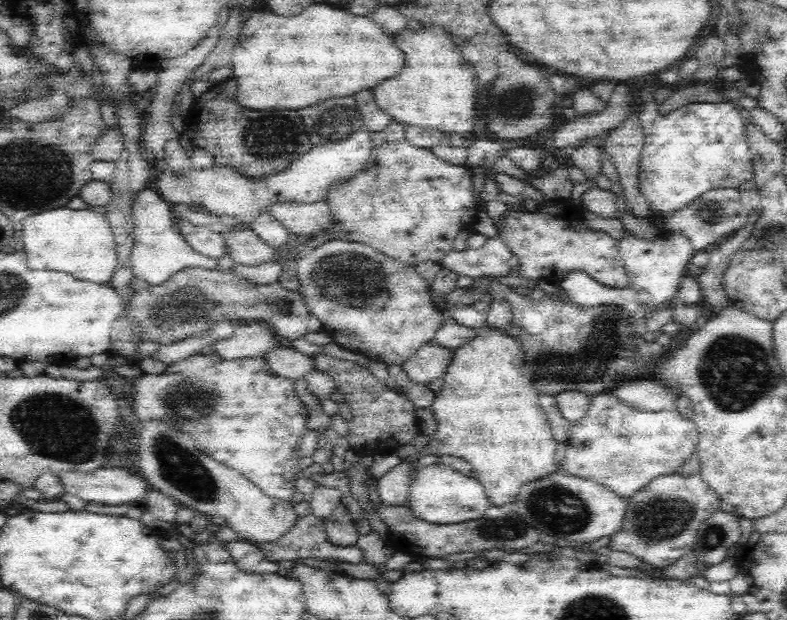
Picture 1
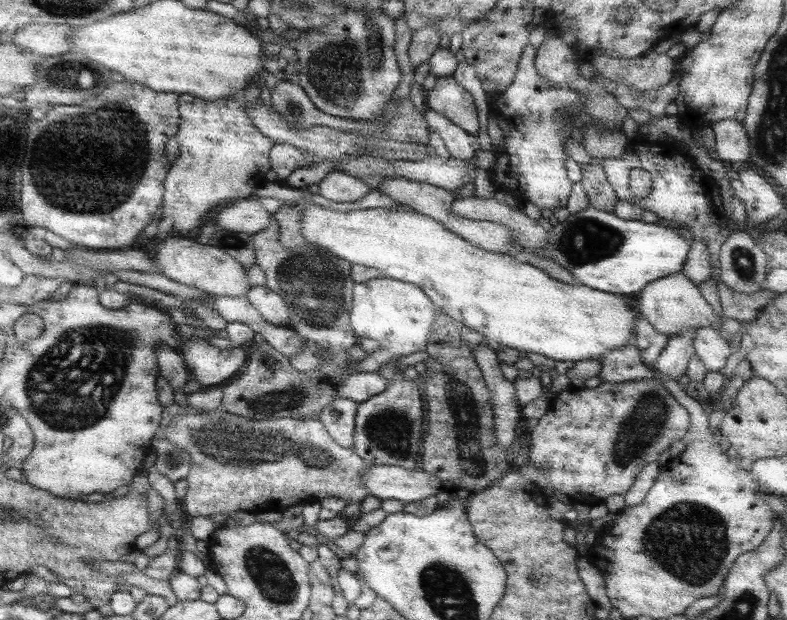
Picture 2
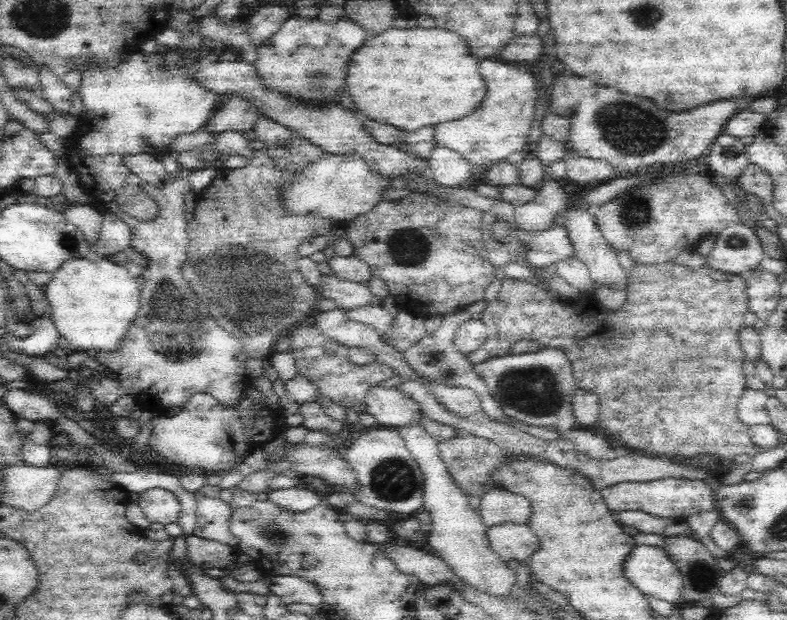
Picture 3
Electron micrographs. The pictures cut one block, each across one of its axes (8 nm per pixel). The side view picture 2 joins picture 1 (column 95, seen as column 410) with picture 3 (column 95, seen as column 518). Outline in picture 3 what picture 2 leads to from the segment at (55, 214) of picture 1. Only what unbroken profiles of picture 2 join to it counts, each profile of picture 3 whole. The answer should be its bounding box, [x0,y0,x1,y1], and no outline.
[43,258,141,353]

